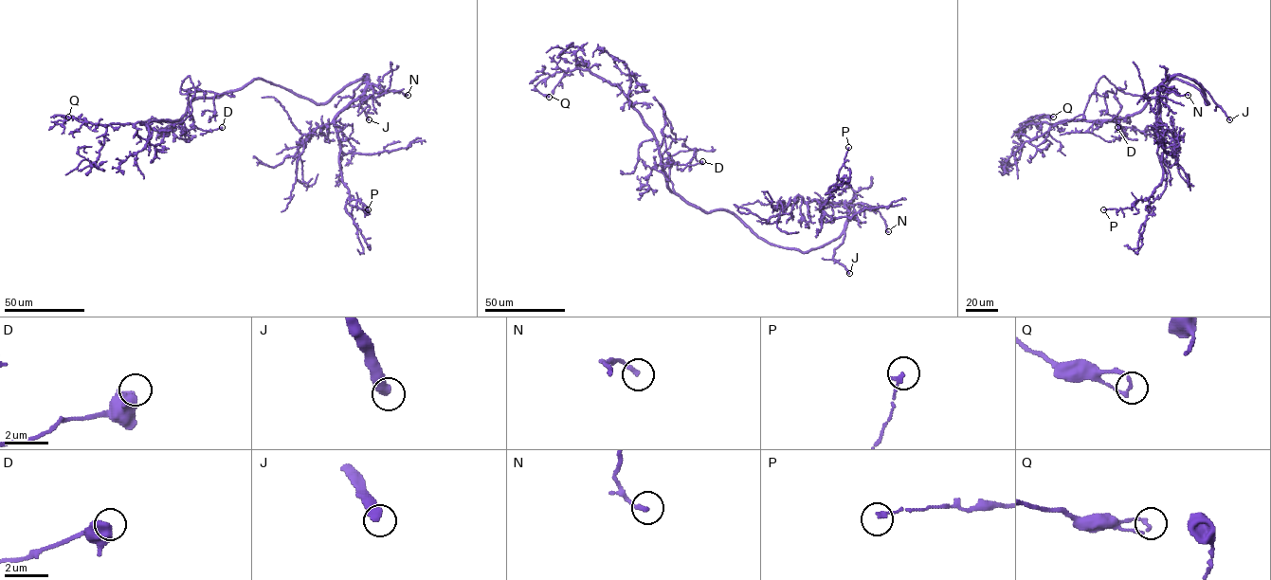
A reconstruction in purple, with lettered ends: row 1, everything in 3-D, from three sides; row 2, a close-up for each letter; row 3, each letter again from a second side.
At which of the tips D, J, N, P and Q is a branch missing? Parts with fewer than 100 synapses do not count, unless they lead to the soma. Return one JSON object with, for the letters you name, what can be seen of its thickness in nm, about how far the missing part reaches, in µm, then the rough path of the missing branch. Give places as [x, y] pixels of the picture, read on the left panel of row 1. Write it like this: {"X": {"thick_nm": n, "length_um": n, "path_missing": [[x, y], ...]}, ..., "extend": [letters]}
{"J": {"thick_nm": 420, "length_um": 30, "path_missing": [[369, 119], [381, 126], [370, 115], [361, 112]]}, "extend": ["J"]}

